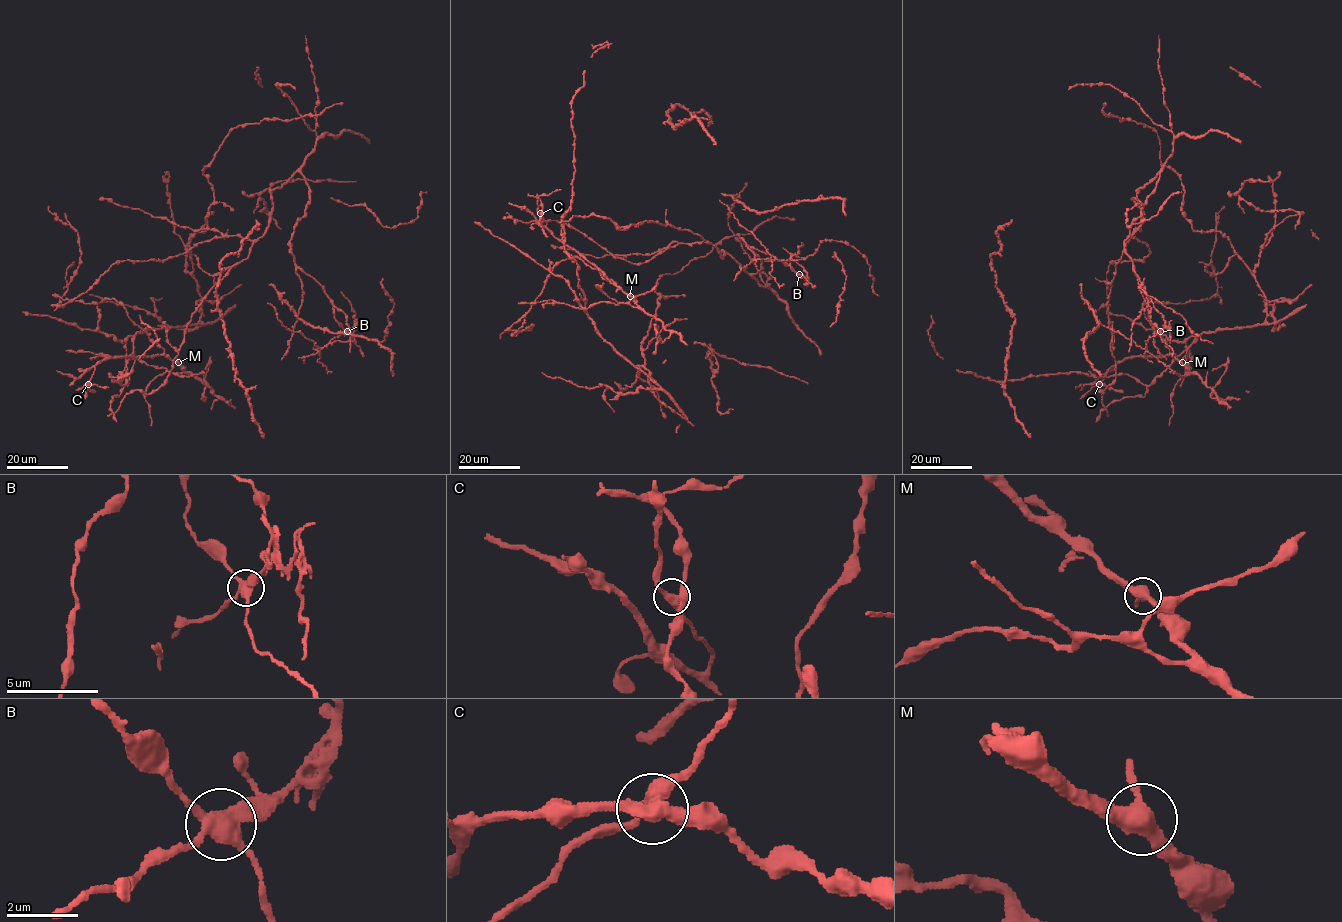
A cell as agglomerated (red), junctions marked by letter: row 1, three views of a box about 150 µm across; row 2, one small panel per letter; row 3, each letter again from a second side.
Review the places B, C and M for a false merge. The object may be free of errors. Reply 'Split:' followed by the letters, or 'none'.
Split: B

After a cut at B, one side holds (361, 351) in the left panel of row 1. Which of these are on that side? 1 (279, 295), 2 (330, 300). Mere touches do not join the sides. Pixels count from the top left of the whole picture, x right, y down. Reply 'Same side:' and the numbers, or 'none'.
Same side: 1, 2

